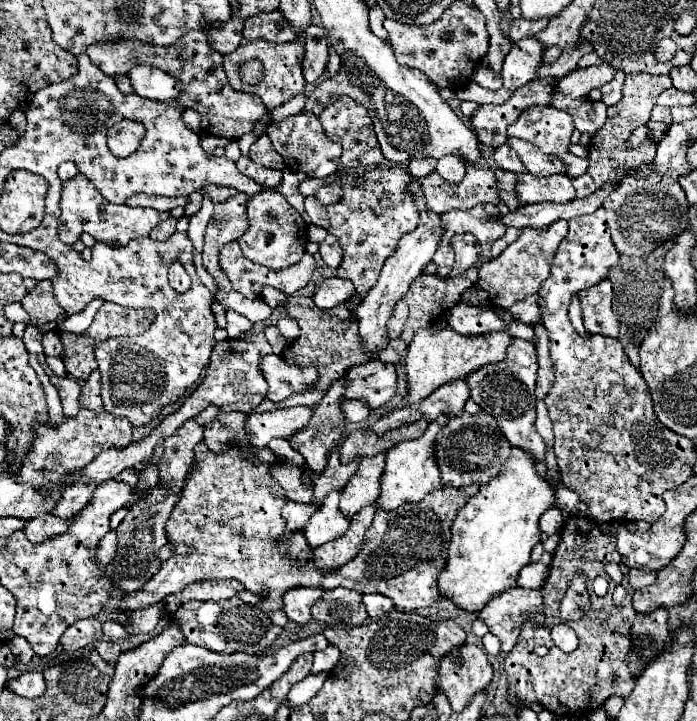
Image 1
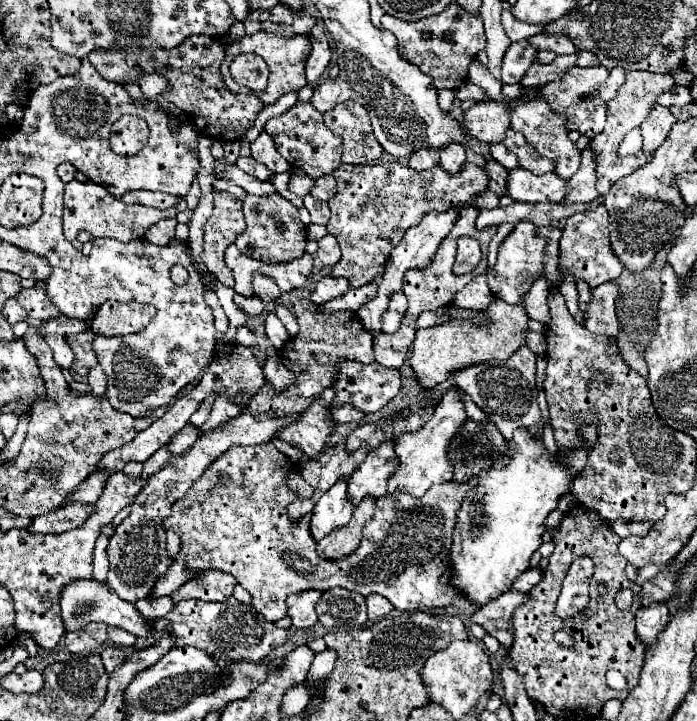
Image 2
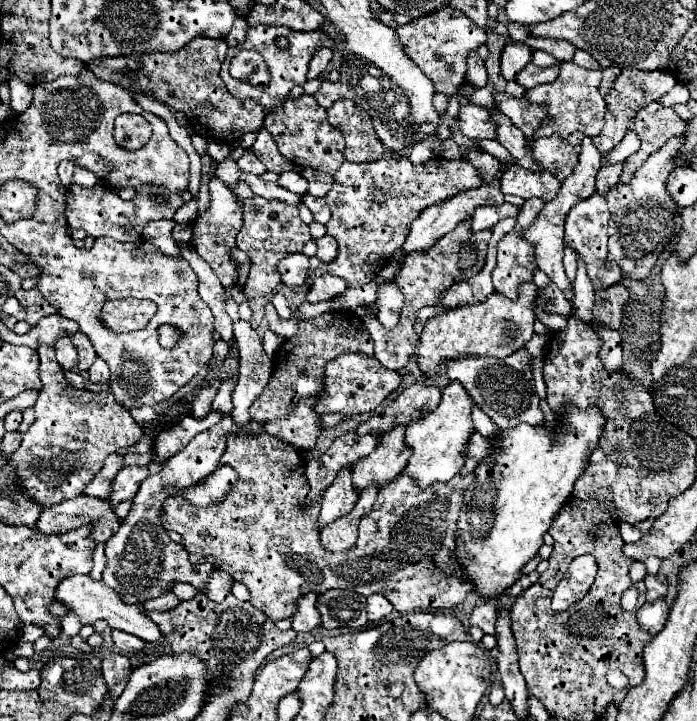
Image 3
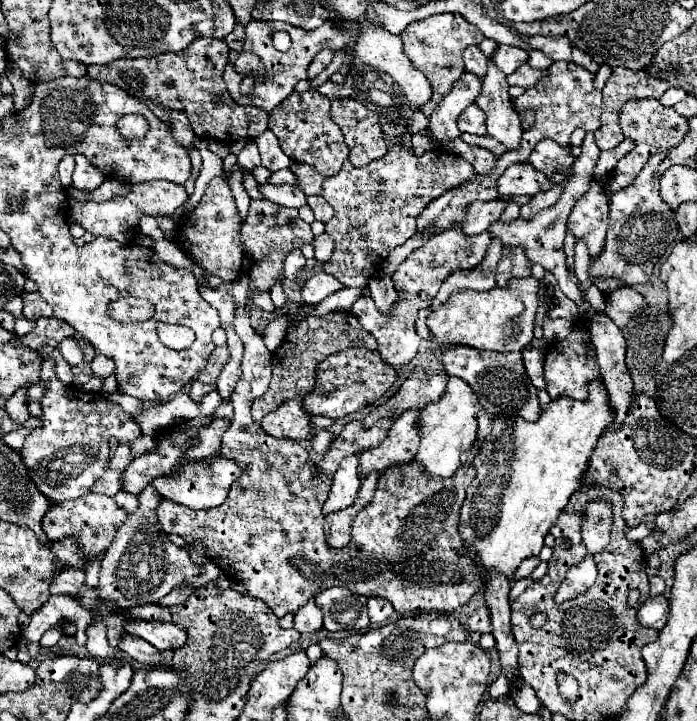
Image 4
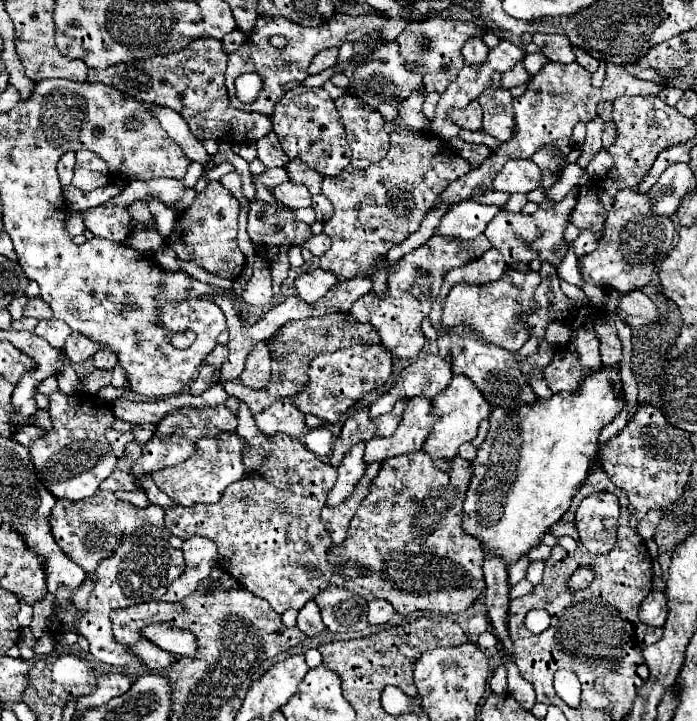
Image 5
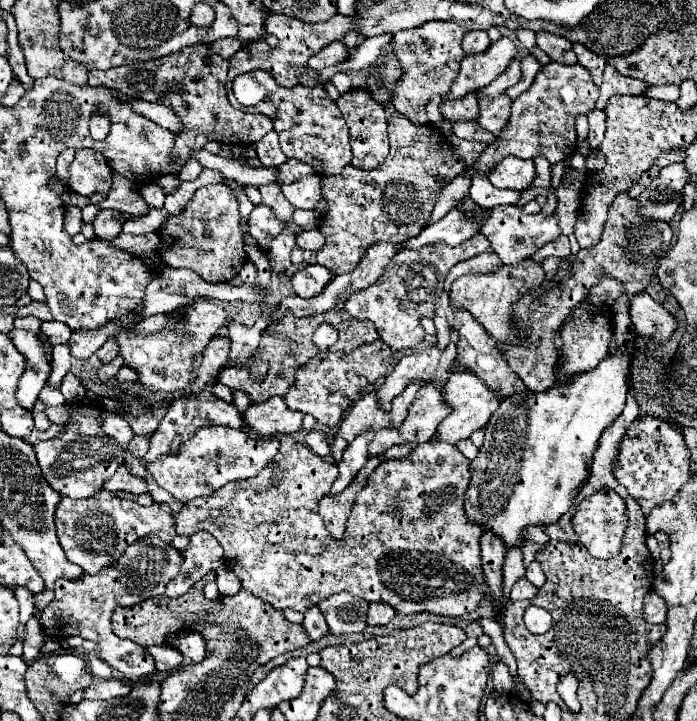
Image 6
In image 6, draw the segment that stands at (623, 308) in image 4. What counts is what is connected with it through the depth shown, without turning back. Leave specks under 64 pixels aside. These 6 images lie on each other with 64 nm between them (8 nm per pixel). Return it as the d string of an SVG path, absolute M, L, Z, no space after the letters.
M648 292L636 294L630 300L629 312L636 333L645 336L652 335L656 344L666 342L676 330L674 316L670 316L668 310L656 300L652 300Z

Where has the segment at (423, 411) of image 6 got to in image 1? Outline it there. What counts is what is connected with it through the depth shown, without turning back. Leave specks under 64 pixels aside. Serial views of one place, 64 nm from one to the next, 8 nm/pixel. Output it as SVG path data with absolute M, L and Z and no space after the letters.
M386 452L366 456L360 462L360 470L344 486L340 496L340 510L344 510L348 518L354 516L364 504L374 504L378 500L384 464L386 464Z

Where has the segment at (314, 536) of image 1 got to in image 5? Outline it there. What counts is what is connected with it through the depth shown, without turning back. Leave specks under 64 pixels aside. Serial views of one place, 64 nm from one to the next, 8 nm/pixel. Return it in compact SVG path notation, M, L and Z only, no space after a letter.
M358 442L356 446L352 446L352 452L348 452L344 456L344 460L338 466L338 480L334 484L334 488L328 494L326 504L328 506L336 506L340 504L344 498L348 498L352 494L352 488L356 486L356 480L360 480L360 476L364 474L366 462L364 462L364 442Z

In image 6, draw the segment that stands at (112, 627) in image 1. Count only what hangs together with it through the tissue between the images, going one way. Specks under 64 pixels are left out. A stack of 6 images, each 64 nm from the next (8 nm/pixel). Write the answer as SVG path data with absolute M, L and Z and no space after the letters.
M150 646L148 652L152 652L158 672L164 672L164 668L176 670L176 668L182 668L184 664L184 656L180 656L180 652L172 646Z

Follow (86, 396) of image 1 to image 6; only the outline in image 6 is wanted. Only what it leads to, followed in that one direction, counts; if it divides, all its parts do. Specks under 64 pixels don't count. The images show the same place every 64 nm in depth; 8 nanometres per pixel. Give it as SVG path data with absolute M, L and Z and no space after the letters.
M108 338L108 340L104 342L104 346L102 346L96 354L100 356L102 362L110 362L110 360L114 360L114 358L120 354L120 346L116 344L114 338Z

